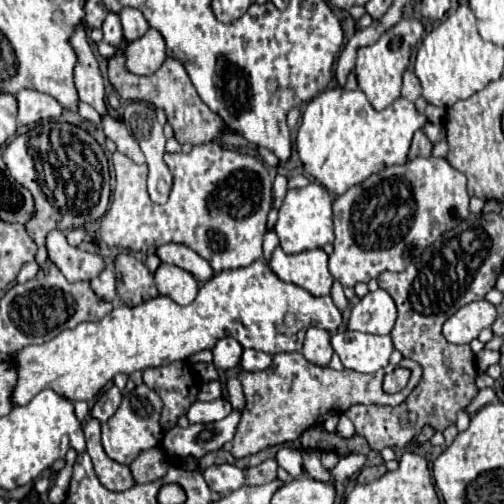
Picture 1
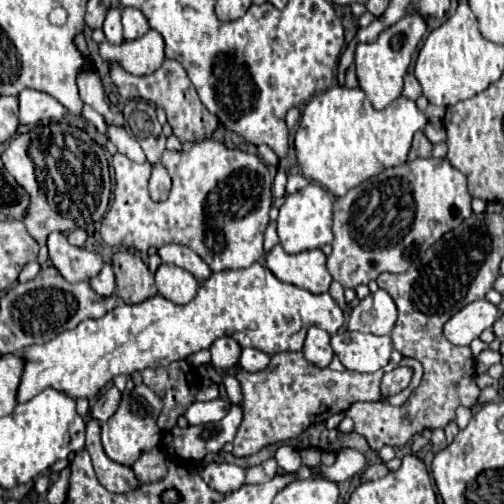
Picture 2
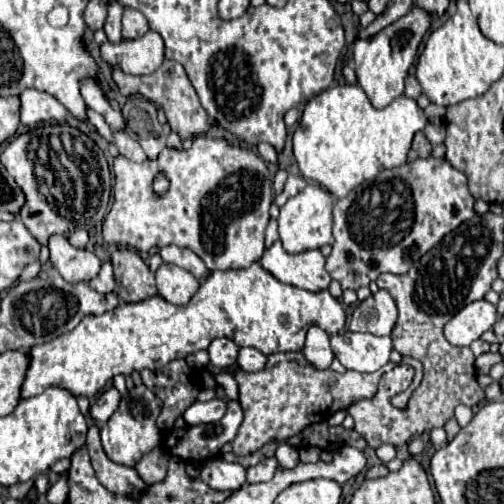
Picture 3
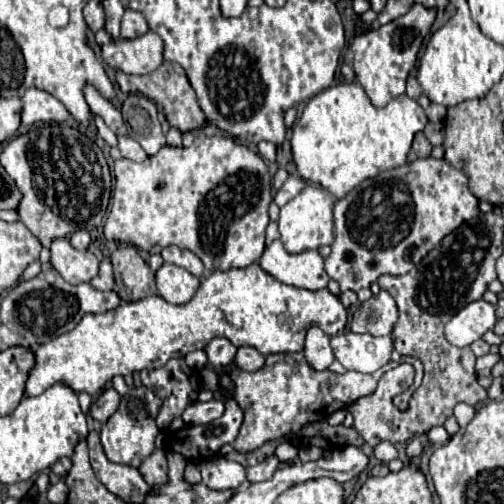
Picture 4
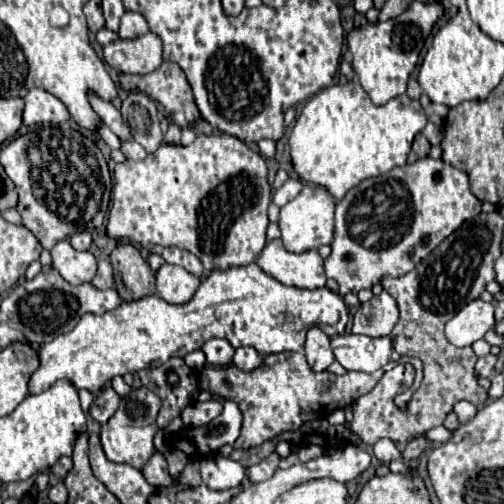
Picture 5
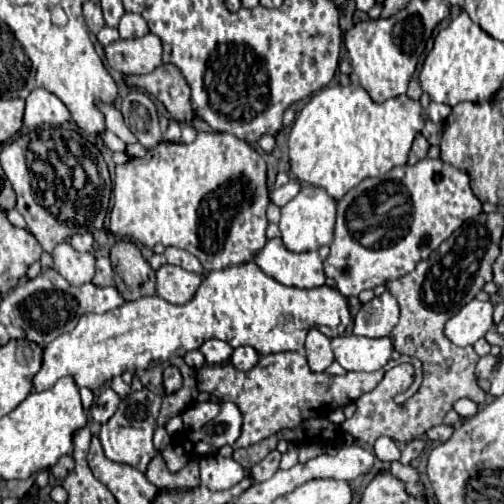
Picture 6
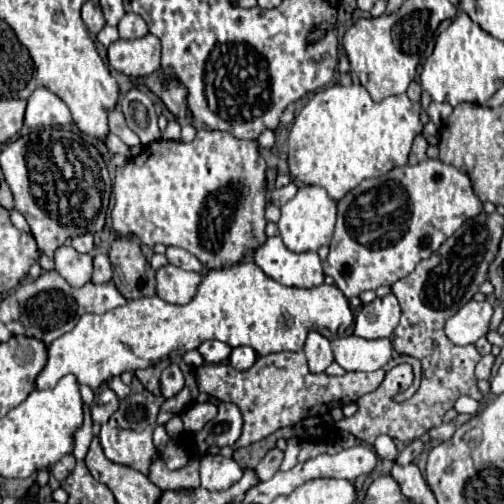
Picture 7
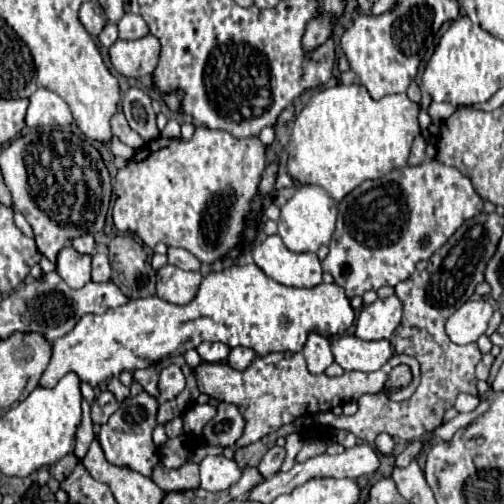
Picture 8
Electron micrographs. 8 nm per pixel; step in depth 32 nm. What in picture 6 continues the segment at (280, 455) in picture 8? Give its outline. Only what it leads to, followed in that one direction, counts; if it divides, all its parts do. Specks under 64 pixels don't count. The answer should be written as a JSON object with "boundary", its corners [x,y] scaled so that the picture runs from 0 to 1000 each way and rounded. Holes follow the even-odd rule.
{"boundary":[[[540,893],[516,921],[508,921],[504,929],[496,929],[496,944],[504,948],[504,956],[524,956],[536,952],[544,944],[544,937],[552,933],[560,901],[552,893]]]}

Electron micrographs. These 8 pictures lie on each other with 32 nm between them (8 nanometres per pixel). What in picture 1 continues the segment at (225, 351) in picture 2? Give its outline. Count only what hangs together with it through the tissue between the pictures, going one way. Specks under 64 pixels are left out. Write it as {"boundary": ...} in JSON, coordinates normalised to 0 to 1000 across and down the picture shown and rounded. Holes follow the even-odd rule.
{"boundary":[[[440,671],[421,690],[421,706],[425,706],[421,722],[433,734],[456,734],[456,730],[472,726],[476,706],[480,706],[480,687],[464,671]]]}

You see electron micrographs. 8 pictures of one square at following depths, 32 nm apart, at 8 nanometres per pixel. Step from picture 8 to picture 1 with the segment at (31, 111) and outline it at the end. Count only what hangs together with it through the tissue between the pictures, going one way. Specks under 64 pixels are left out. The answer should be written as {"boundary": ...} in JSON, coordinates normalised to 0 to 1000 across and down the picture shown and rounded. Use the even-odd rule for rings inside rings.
{"boundary":[[[40,179],[32,187],[36,198],[36,246],[63,246],[91,234],[115,238],[127,214],[95,187],[71,179]]]}

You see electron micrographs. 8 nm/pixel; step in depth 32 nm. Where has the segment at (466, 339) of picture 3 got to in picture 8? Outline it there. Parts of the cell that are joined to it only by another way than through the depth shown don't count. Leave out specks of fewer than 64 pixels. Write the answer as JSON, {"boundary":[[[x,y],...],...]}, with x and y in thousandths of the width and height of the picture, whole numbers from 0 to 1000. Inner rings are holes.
{"boundary":[[[929,595],[885,635],[885,663],[901,683],[944,679],[964,659],[976,623],[980,611],[972,599]]]}

